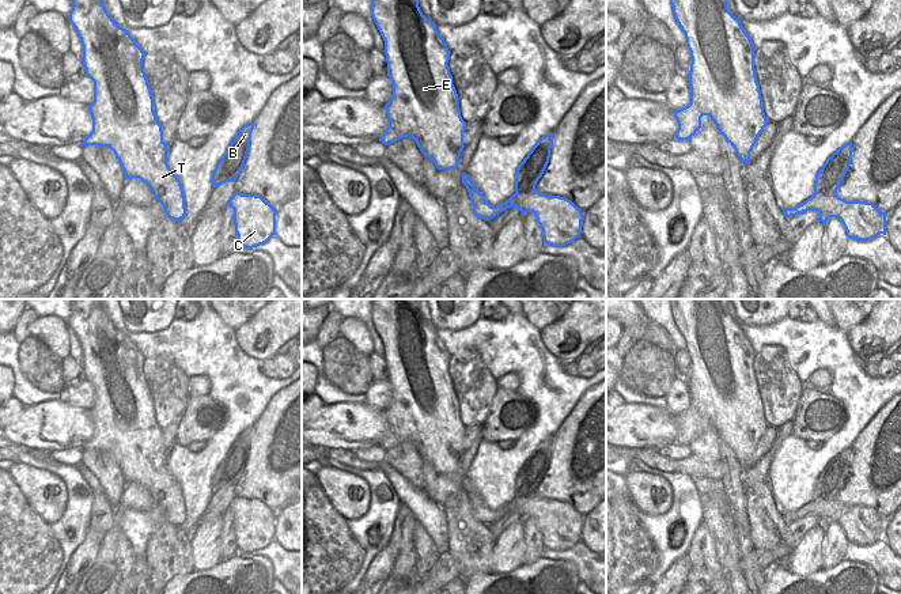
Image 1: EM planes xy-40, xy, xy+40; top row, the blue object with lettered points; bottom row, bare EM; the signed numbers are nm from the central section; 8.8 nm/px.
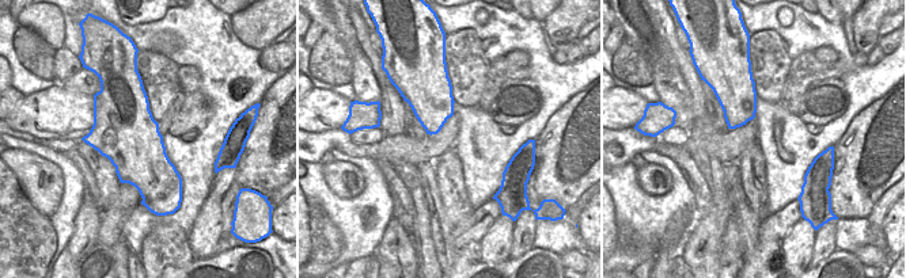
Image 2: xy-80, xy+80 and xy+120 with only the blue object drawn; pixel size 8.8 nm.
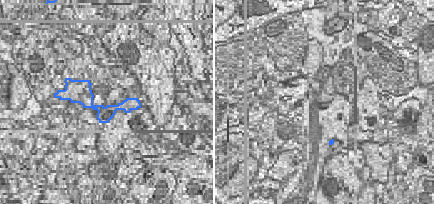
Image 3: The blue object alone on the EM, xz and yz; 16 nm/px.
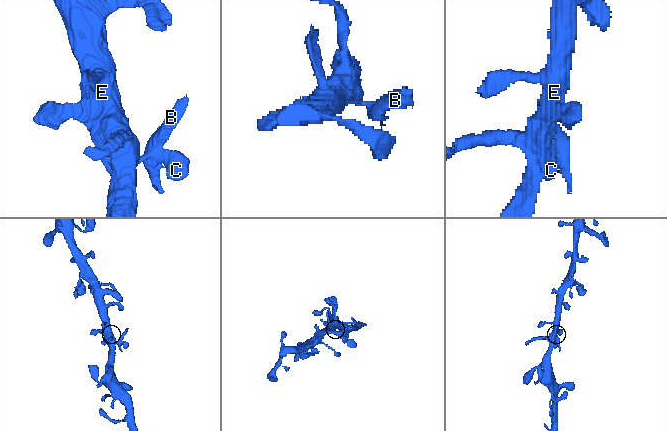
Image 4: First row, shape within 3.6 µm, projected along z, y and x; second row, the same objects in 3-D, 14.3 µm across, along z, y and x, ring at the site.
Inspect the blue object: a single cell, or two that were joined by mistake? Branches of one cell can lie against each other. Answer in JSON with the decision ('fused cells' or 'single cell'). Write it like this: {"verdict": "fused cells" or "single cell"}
{"verdict": "fused cells"}

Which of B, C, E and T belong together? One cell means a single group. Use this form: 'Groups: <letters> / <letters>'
Groups: B C / E T

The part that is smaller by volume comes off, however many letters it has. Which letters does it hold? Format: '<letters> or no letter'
B, C

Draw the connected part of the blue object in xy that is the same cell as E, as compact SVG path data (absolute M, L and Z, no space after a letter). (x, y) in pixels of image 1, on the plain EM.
M371 299L371 321L385 345L387 381L393 389L391 404L385 409L389 430L379 446L387 450L409 440L438 474L457 473L466 427L447 370L450 355L435 326L423 319L419 299Z

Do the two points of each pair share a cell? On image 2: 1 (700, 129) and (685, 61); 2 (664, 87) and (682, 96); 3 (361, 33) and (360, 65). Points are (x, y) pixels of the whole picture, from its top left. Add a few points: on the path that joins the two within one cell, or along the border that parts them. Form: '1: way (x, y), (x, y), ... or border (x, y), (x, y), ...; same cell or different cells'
1: way (700, 113), (700, 91), (692, 77); same cell
2: way (668, 87), (678, 96); same cell
3: border (349, 18), (361, 49); different cells

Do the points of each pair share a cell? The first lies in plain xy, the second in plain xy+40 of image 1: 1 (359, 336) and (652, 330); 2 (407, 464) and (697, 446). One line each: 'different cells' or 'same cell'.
1: same cell
2: same cell

